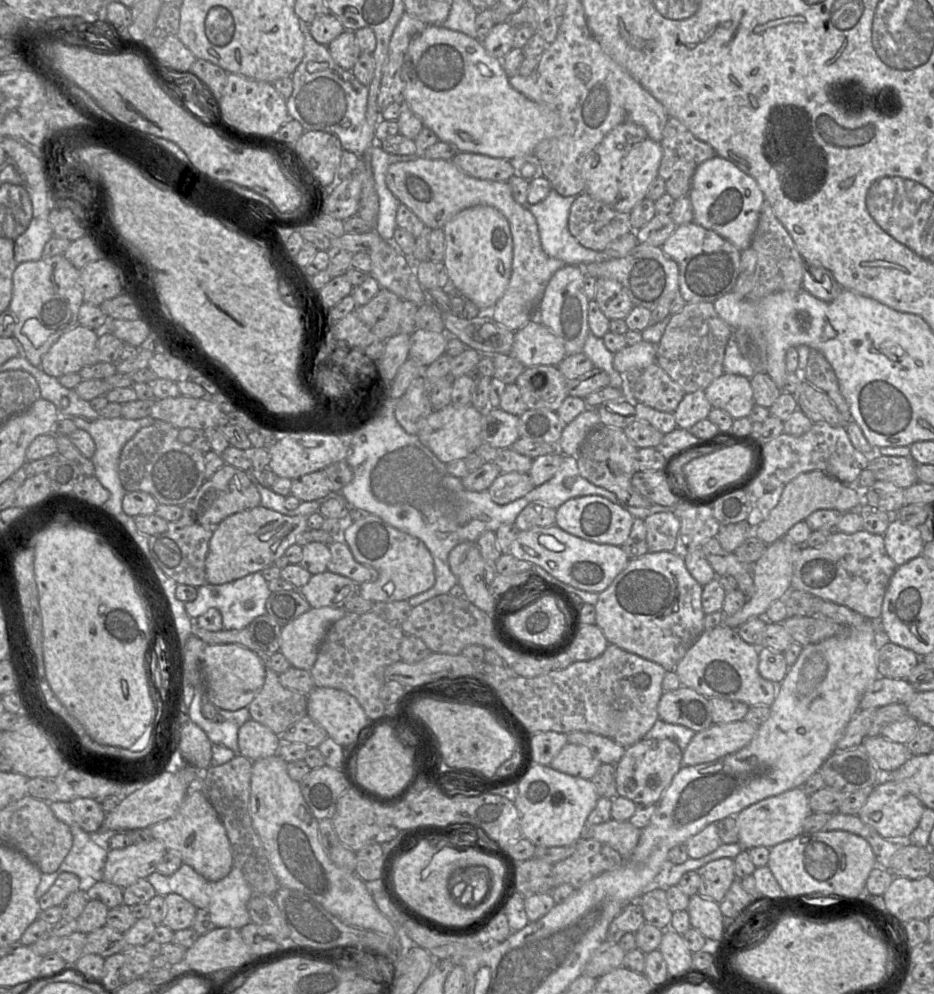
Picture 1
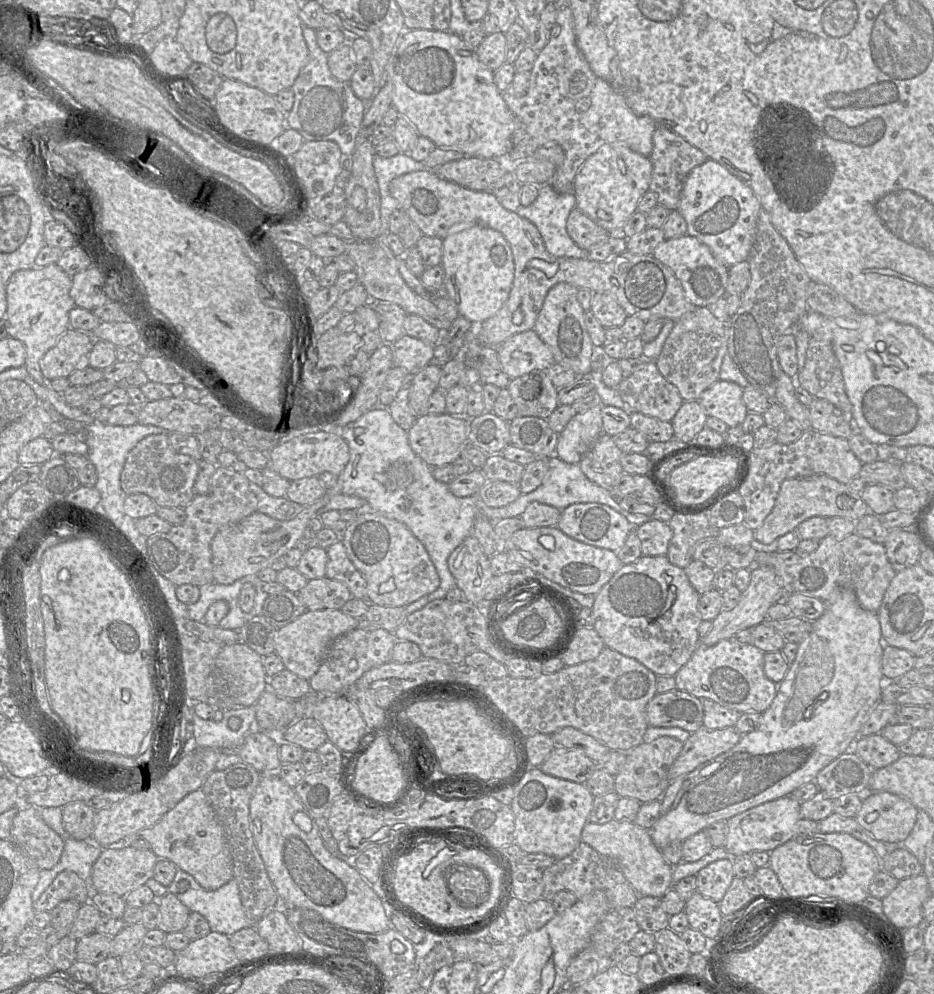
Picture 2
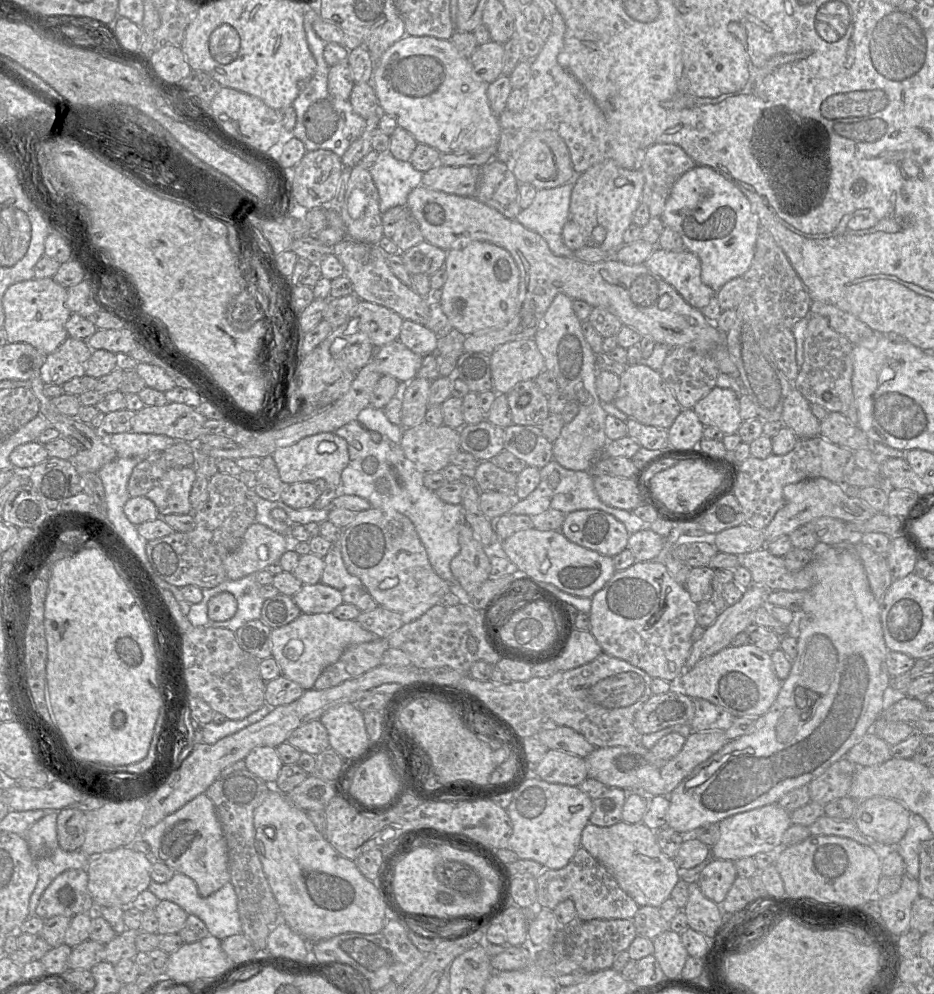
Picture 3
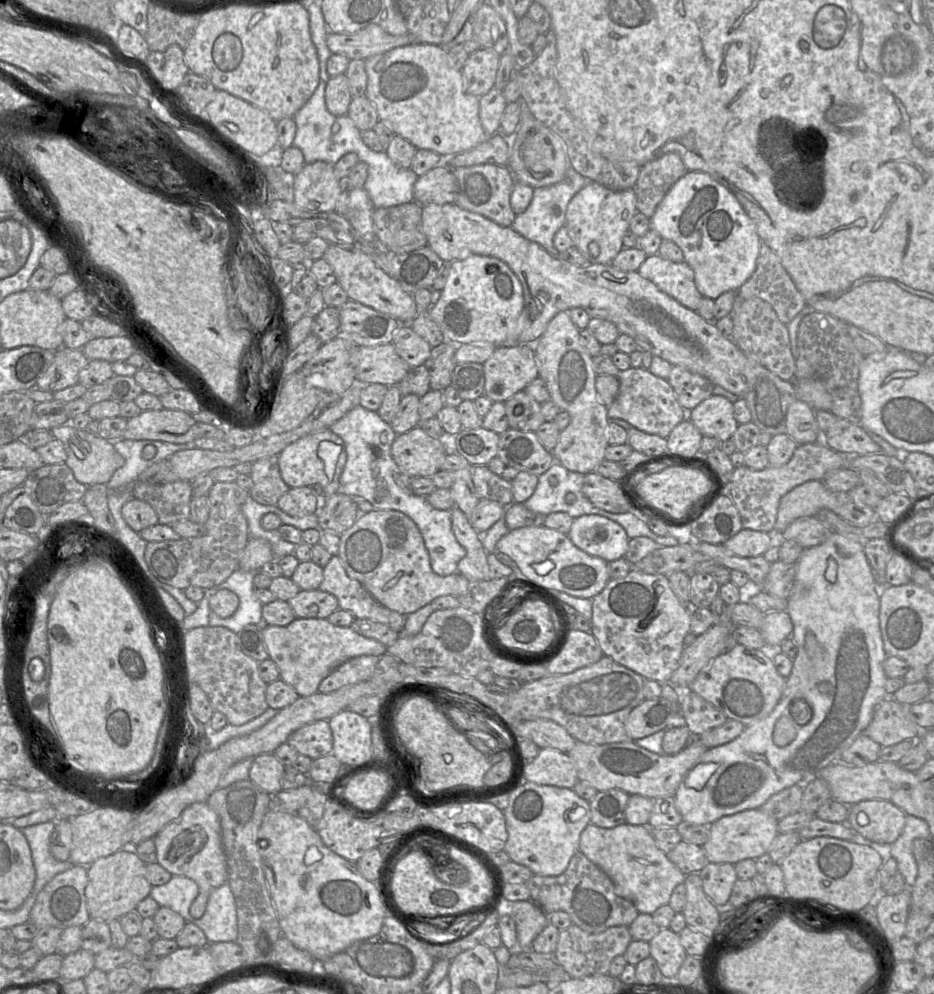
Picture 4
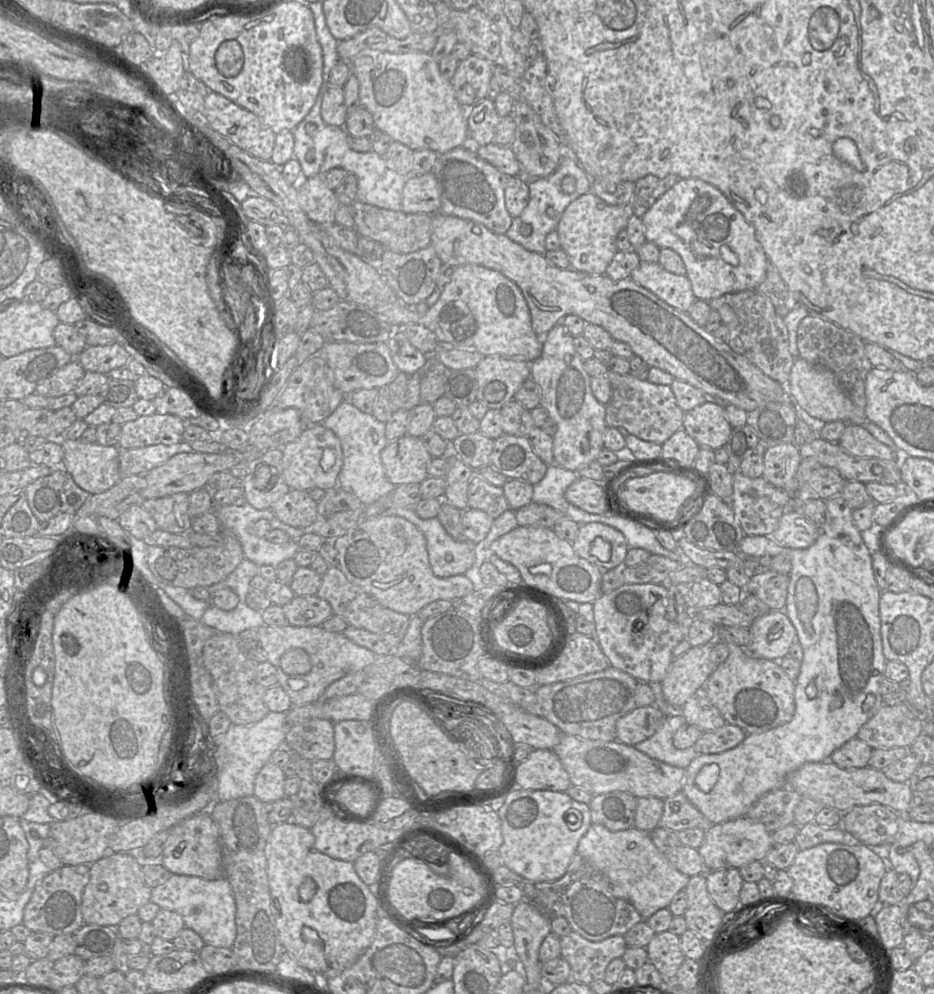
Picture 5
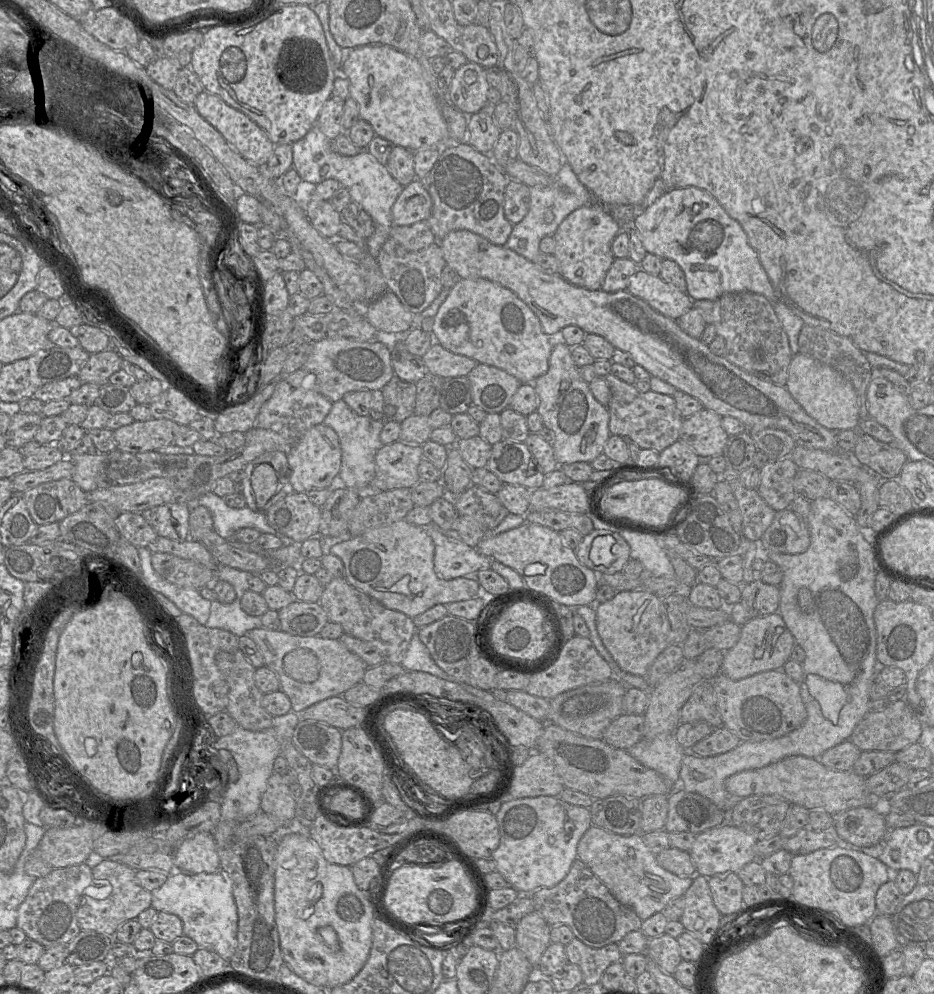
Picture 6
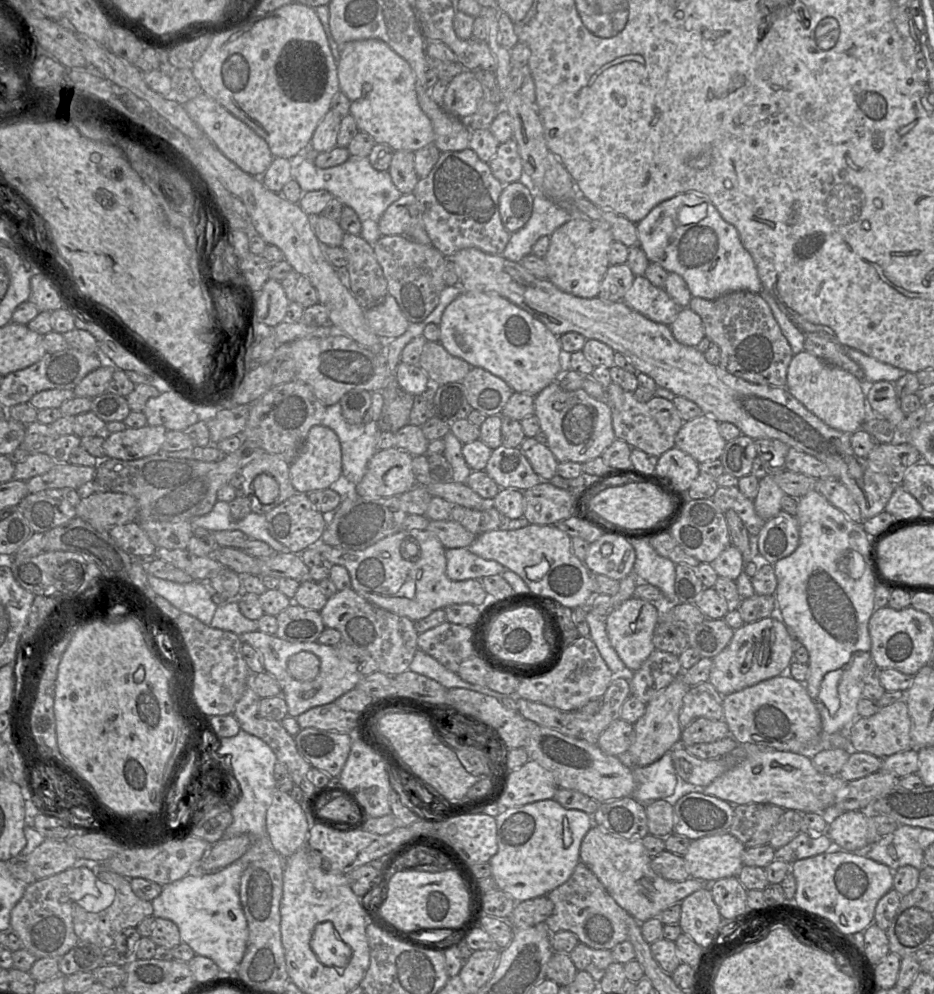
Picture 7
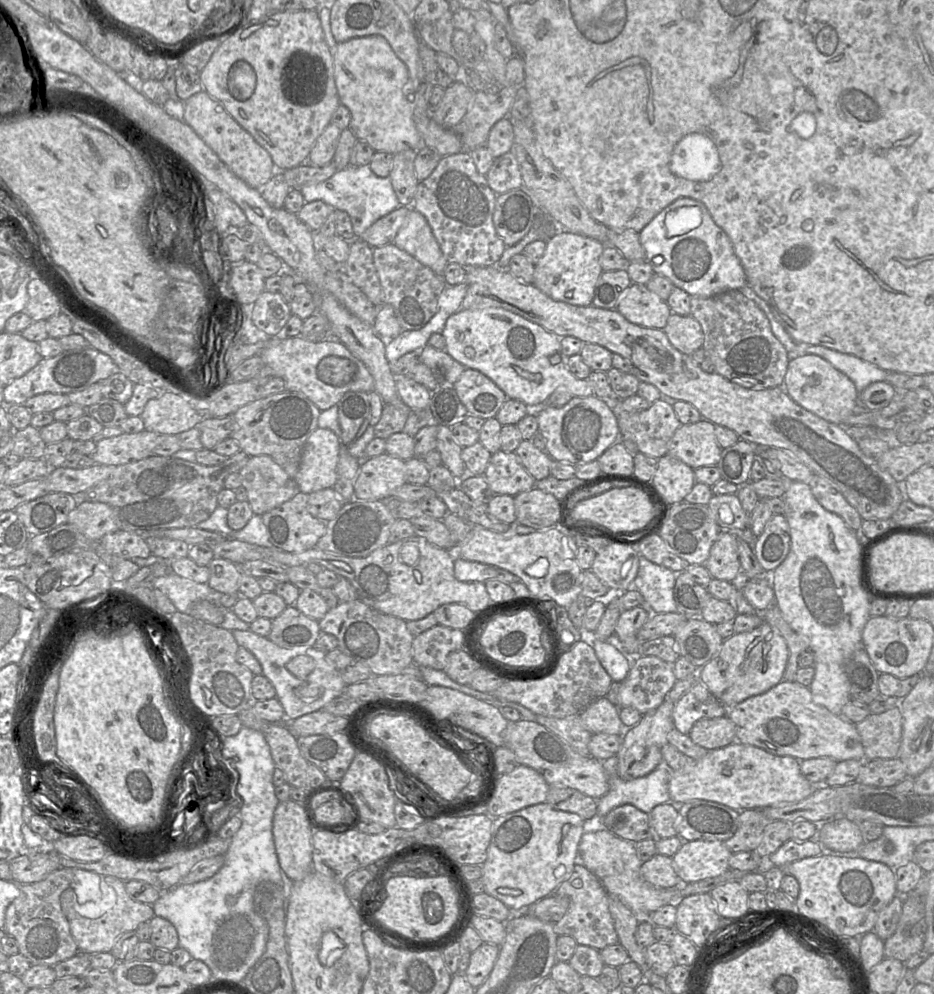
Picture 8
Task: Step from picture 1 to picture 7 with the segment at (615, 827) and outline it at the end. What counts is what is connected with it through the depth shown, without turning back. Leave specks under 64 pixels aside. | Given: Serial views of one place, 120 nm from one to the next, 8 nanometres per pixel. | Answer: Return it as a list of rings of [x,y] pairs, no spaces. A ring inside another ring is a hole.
[[[591,827],[580,845],[580,861],[600,880],[617,904],[639,923],[657,917],[662,911],[681,901],[695,891],[709,886],[703,881],[689,877],[684,881],[670,881],[657,875],[652,867],[641,840],[628,840],[603,830]]]

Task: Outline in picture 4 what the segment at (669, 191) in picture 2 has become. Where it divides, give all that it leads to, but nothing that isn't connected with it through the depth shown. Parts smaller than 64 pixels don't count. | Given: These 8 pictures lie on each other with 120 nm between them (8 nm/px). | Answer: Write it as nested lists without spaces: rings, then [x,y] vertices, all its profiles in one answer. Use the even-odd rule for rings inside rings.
[[[676,152],[663,154],[644,163],[633,187],[638,212],[650,219],[672,185],[687,172]]]

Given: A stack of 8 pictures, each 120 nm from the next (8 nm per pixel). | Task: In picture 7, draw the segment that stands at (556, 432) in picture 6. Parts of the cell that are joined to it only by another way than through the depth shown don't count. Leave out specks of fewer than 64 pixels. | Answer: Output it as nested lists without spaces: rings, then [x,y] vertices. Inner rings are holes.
[[[559,379],[550,383],[539,394],[535,396],[535,413],[540,422],[541,432],[544,432],[548,439],[548,447],[558,462],[585,463],[600,457],[616,439],[612,413],[605,399],[595,399],[583,388],[568,391],[561,387]]]

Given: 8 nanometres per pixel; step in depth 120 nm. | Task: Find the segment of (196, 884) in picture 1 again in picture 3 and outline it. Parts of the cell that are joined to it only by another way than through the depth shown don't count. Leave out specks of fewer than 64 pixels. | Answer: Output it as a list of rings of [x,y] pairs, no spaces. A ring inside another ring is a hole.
[[[175,873],[173,878],[166,883],[152,881],[148,890],[160,901],[171,901],[183,908],[188,915],[199,917],[206,925],[209,934],[219,940],[224,940],[229,936],[242,933],[237,895],[230,881],[210,896],[202,897],[198,892],[196,883],[190,877],[182,873]]]

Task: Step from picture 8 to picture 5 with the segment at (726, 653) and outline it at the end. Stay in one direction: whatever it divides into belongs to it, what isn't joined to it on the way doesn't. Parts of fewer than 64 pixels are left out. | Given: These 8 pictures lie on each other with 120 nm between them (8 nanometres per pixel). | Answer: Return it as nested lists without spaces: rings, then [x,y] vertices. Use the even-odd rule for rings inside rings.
[[[770,610],[748,628],[750,641],[742,647],[753,658],[779,661],[796,641],[796,630],[784,610]]]

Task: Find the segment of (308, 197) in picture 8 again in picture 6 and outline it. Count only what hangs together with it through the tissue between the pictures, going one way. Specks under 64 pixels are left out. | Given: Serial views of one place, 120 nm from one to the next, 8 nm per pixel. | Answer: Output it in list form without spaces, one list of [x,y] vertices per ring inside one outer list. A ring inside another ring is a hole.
[[[316,126],[300,140],[292,144],[293,167],[301,178],[301,188],[305,193],[313,193],[317,184],[326,179],[335,179],[345,187],[351,202],[359,205],[374,221],[375,231],[366,239],[367,252],[377,258],[381,247],[392,227],[392,206],[400,195],[403,186],[389,173],[387,167],[377,161],[367,150],[354,156],[344,156],[332,150],[329,140]]]

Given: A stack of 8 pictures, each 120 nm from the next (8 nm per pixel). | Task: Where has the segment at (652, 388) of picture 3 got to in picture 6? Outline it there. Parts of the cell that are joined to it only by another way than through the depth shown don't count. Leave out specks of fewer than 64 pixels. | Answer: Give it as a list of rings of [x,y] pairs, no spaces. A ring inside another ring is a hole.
[[[612,373],[605,376],[605,380],[611,390],[611,398],[607,404],[611,435],[628,437],[639,447],[659,453],[680,439],[684,418],[677,408],[673,395],[652,390],[639,392],[634,384],[626,383]]]

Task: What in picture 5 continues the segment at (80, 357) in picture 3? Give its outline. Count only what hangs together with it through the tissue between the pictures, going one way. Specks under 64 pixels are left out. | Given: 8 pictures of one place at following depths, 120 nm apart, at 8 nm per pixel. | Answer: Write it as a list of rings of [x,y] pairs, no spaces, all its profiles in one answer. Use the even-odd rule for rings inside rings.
[[[74,358],[53,376],[39,384],[35,392],[45,397],[59,397],[70,393],[74,391],[85,372],[77,358]]]

